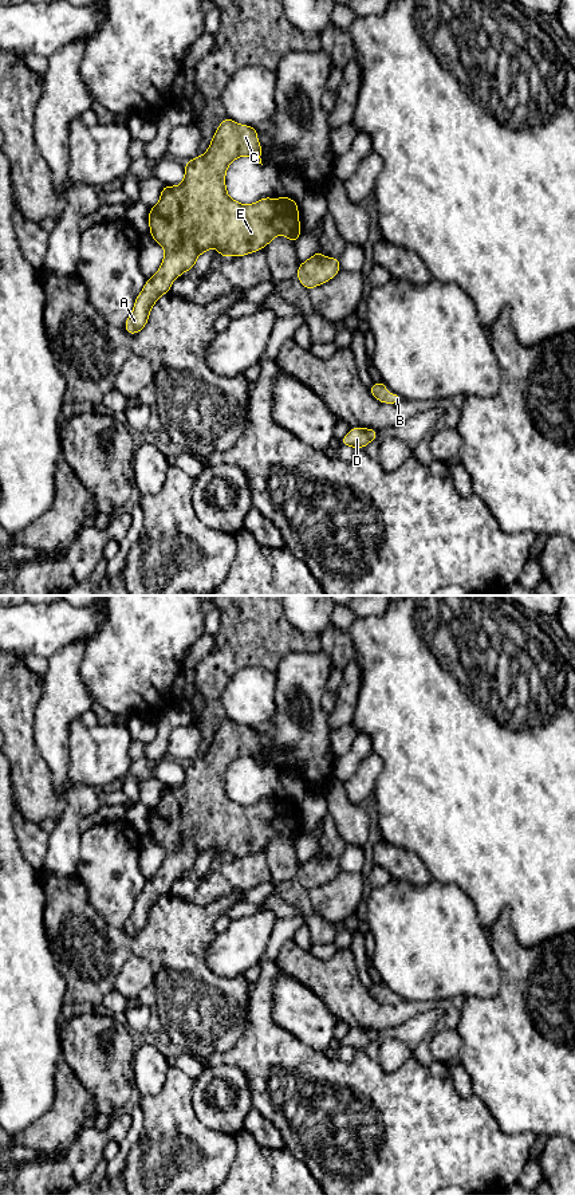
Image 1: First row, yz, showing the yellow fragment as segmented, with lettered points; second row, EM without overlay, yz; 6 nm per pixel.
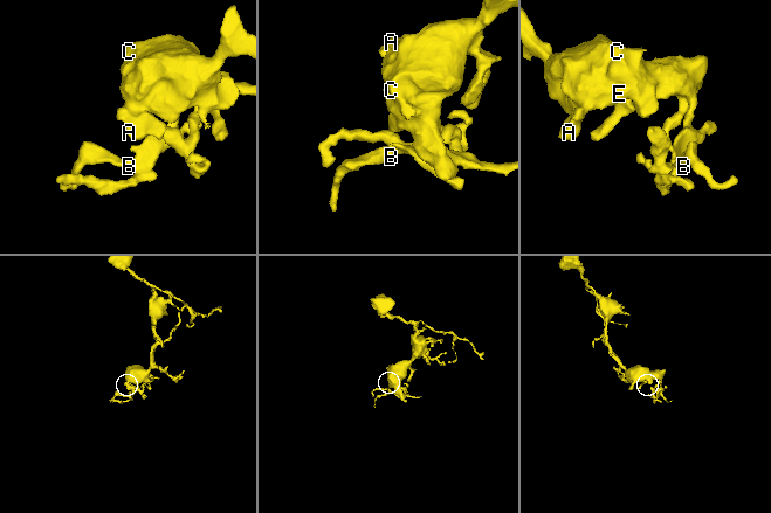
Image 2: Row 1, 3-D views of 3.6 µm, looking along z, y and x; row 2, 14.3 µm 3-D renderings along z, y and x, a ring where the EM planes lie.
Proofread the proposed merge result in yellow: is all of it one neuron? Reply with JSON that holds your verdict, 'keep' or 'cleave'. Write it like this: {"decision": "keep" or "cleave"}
{"decision": "keep"}

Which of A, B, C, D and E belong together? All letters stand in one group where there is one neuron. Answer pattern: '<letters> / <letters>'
A B C D E

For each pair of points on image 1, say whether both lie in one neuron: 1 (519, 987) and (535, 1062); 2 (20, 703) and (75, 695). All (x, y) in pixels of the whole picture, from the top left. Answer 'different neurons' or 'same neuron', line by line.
1: same neuron
2: different neurons

